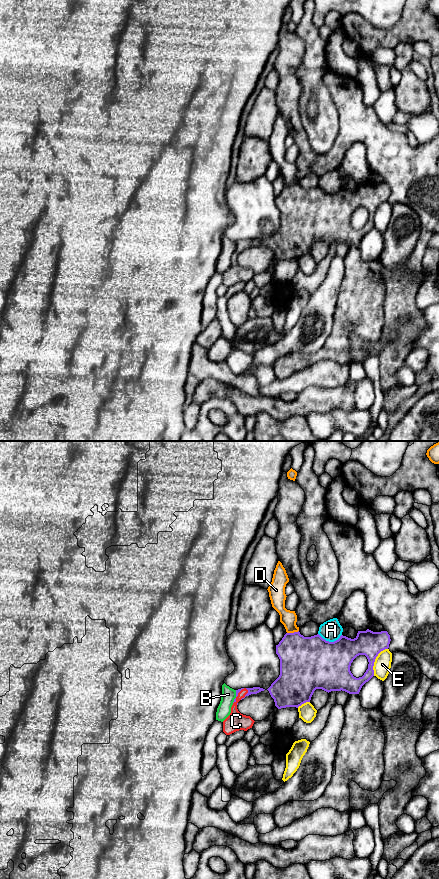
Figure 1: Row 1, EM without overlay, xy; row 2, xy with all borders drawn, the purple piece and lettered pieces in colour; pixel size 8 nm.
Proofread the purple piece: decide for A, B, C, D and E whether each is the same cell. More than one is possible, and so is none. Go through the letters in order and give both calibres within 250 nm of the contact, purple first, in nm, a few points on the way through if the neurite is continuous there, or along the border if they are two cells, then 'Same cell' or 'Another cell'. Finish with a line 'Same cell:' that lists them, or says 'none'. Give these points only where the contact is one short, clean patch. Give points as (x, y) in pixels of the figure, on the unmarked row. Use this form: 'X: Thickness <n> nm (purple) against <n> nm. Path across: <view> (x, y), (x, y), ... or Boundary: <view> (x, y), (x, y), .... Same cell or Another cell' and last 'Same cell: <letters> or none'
A: Thickness 440 nm (purple) against 170 nm. Another cell
B: Thickness 30 nm (purple) against 110 nm. Boundary: xy (236, 242), (236, 248), (232, 254). Another cell
C: Thickness 60 nm (purple) against 150 nm. Same cell
D: Thickness 400 nm (purple) against 130 nm. Boundary: xy (298, 182), (287, 185). Another cell
E: Thickness 200 nm (purple) against 140 nm. Another cell
Same cell: C

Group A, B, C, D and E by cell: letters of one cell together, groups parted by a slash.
A / B / C / D / E

